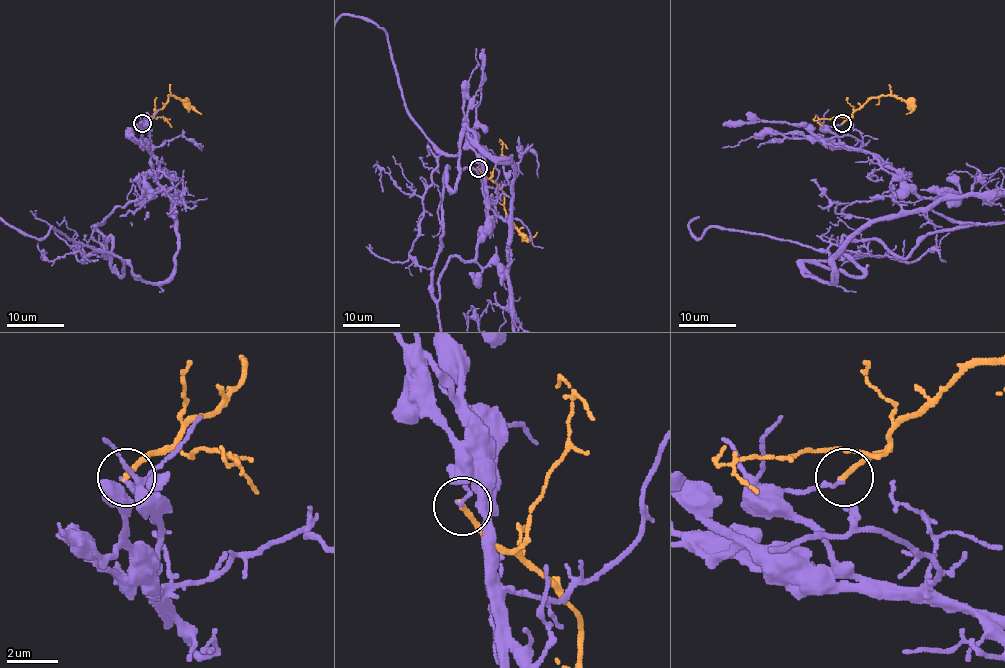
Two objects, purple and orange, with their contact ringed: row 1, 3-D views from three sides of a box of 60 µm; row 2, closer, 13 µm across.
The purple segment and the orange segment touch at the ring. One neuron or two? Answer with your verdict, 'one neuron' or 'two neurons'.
two neurons

